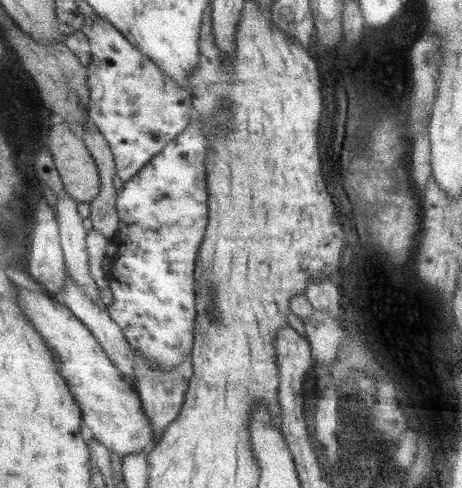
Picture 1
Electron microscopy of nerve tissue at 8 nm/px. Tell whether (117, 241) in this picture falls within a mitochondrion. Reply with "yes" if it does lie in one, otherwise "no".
no

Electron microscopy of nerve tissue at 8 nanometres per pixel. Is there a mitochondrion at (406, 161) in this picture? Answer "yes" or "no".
no

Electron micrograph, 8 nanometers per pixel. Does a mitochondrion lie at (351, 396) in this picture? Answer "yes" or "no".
yes

